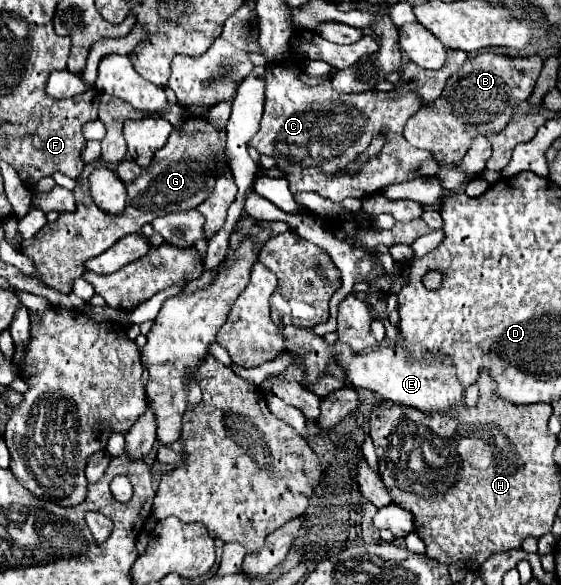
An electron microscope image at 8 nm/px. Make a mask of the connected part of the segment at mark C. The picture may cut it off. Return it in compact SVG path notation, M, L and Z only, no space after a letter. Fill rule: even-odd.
M272 63L266 67L264 95L264 117L258 133L252 137L252 147L276 159L278 167L286 171L292 193L314 191L340 203L346 197L376 193L392 183L434 177L440 169L440 163L430 157L430 153L410 147L402 135L410 115L424 107L414 91L340 95L332 89L330 79L322 79L318 85L306 85L290 65ZM380 133L386 133L380 155L366 161L358 173L348 171L348 165L354 163Z

